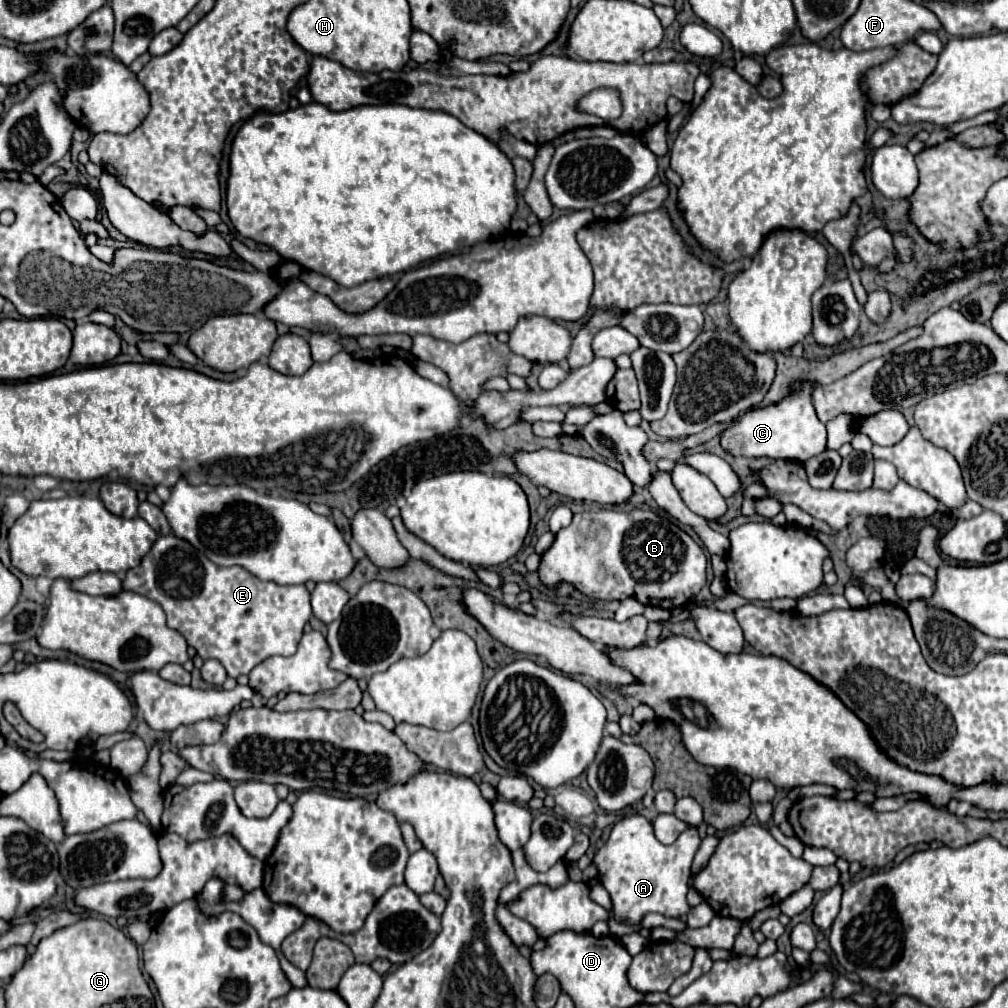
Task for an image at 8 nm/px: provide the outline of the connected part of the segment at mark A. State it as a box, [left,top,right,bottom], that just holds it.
[594,814,702,926]

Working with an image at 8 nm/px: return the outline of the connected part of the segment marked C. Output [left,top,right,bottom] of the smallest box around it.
[720,380,826,460]

